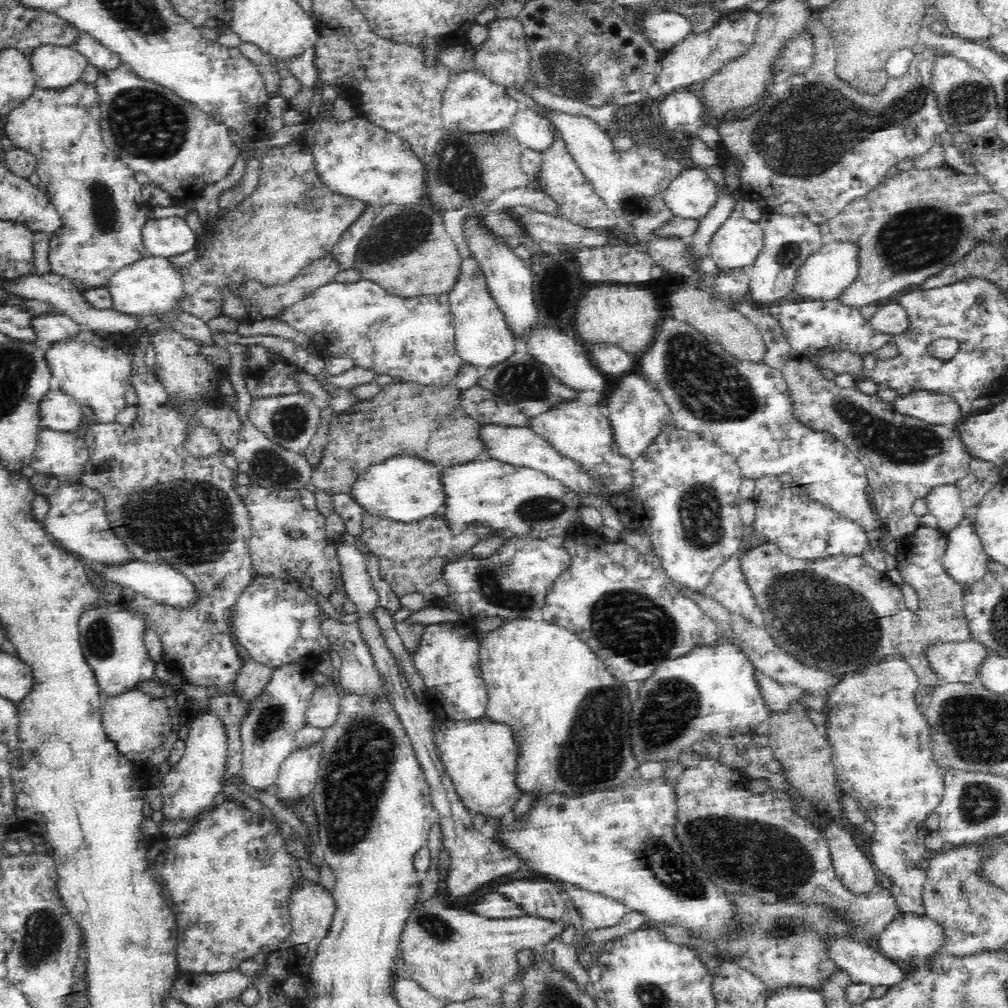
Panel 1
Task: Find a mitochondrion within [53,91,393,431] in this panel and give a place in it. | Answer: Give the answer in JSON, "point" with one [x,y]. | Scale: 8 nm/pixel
{"point":[104,211]}

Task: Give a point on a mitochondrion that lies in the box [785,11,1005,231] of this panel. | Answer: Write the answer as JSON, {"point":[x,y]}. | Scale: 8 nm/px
{"point":[968,101]}

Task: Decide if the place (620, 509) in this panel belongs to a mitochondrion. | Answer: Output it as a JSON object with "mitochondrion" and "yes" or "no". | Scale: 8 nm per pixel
{"mitochondrion":"no"}

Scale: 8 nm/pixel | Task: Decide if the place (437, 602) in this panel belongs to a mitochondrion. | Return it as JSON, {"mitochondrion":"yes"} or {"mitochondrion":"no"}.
{"mitochondrion":"no"}

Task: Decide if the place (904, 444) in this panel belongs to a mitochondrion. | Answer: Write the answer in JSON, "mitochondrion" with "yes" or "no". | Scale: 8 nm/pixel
{"mitochondrion":"yes"}

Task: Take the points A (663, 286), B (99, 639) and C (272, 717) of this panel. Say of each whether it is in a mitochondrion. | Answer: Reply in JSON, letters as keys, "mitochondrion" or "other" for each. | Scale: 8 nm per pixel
{"A":"other","B":"mitochondrion","C":"mitochondrion"}

